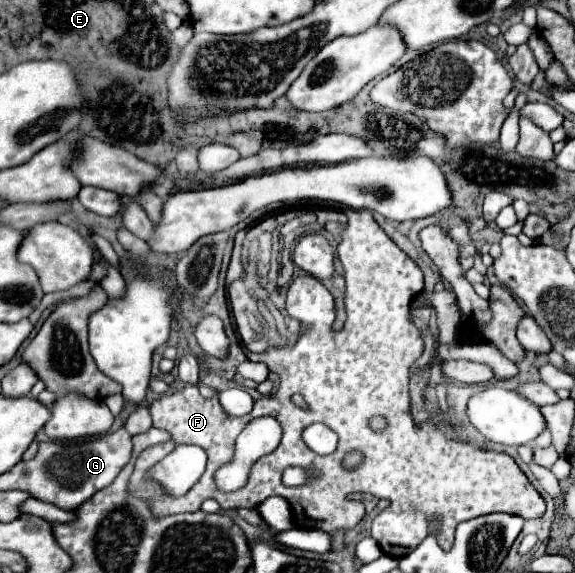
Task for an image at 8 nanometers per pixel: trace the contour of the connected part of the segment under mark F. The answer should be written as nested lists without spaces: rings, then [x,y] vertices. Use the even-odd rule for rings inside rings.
[[[349,211],[349,225],[341,233],[337,255],[345,277],[347,321],[343,329],[333,329],[333,315],[315,315],[315,323],[303,327],[293,347],[269,349],[265,353],[245,351],[249,361],[261,361],[269,371],[281,375],[281,383],[275,395],[255,401],[255,409],[241,419],[225,417],[219,397],[203,397],[195,385],[153,401],[149,407],[153,427],[173,433],[173,441],[153,445],[139,455],[129,491],[145,499],[157,515],[197,511],[205,499],[215,499],[221,509],[254,508],[265,497],[281,495],[289,501],[297,519],[313,521],[301,523],[301,527],[315,525],[327,533],[347,533],[361,521],[361,503],[351,501],[347,495],[367,491],[374,497],[391,499],[391,505],[373,523],[373,539],[391,557],[403,557],[423,541],[423,521],[431,515],[443,519],[443,531],[439,535],[443,551],[453,547],[455,527],[461,521],[487,513],[511,513],[523,519],[541,517],[545,513],[543,497],[507,453],[485,451],[461,439],[459,431],[449,423],[447,413],[435,411],[421,423],[415,423],[411,417],[409,379],[421,355],[421,333],[413,325],[409,310],[411,300],[424,287],[421,269],[385,235],[369,211]],[[296,393],[303,395],[307,408],[301,409],[291,401],[291,395]],[[261,415],[273,415],[283,427],[279,447],[253,463],[245,487],[231,493],[217,489],[215,471],[231,461],[237,435],[249,421]],[[377,415],[387,421],[383,431],[375,431],[369,425]],[[316,422],[323,422],[339,435],[335,453],[317,455],[305,445],[303,431]],[[175,441],[199,445],[209,457],[205,477],[181,497],[167,495],[155,481],[147,479],[149,469],[173,451]],[[351,451],[359,451],[363,461],[355,471],[345,471],[343,457]],[[289,465],[309,467],[317,471],[319,479],[305,487],[285,487],[281,473]]]

